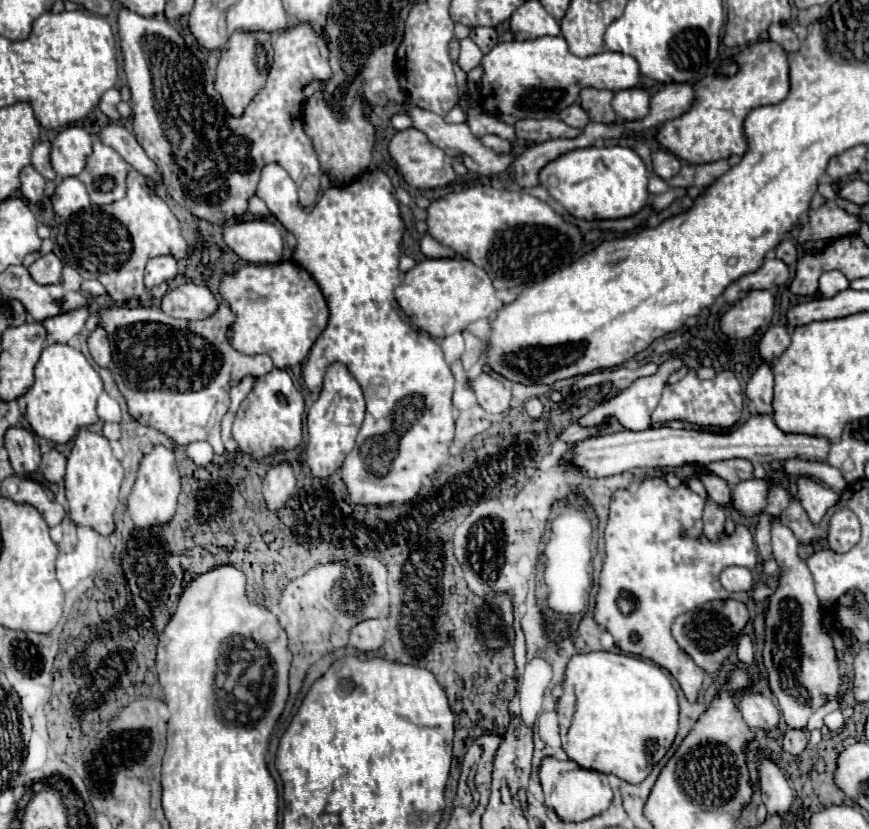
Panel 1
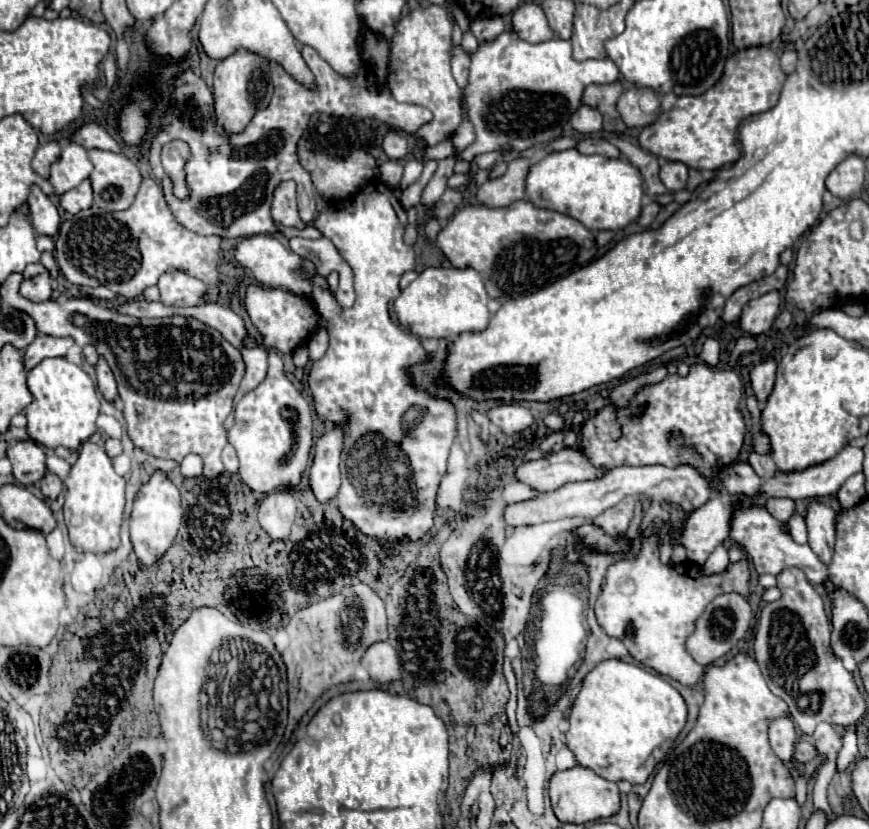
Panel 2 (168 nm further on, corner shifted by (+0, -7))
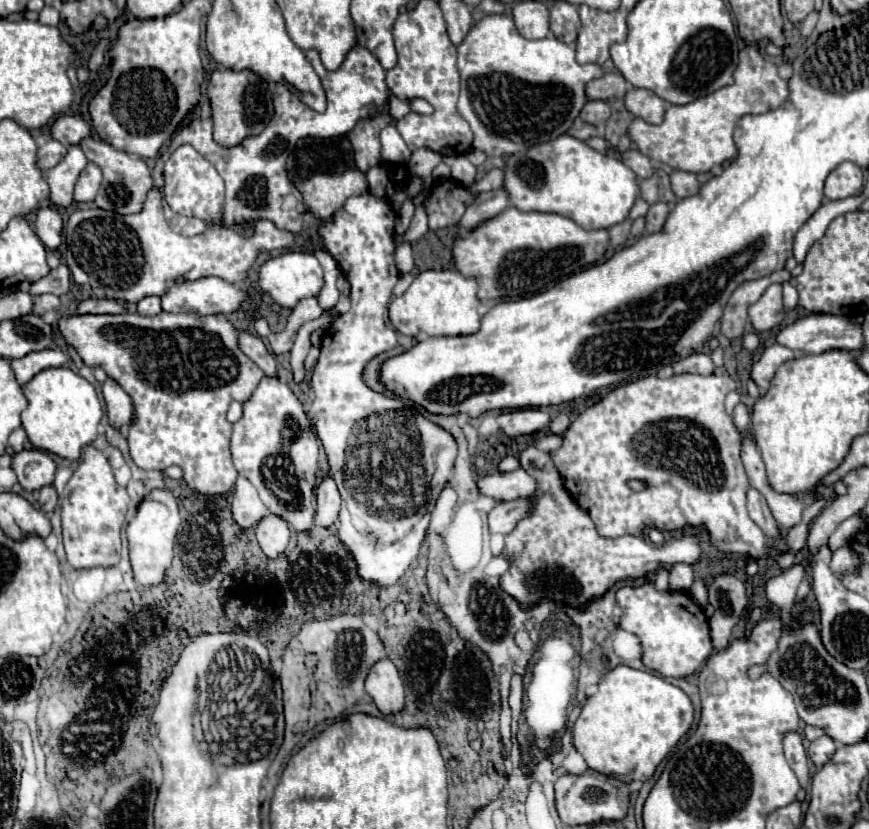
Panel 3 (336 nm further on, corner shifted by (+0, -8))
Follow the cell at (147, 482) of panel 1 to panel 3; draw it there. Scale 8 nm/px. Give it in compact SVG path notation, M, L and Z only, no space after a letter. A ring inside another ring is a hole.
M168 489L150 491L144 497L144 501L138 505L136 515L130 519L126 527L126 535L130 543L130 563L138 583L156 585L164 579L164 573L170 567L174 555L178 527L180 527L180 513L178 513L178 501L172 495L172 491Z

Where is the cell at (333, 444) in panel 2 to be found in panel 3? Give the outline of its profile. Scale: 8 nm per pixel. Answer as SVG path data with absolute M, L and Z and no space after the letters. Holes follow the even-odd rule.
M326 473L316 489L316 499L318 499L318 507L316 507L316 523L322 527L330 527L336 523L338 519L338 511L340 511L340 493L336 489L336 483L332 481L332 475Z

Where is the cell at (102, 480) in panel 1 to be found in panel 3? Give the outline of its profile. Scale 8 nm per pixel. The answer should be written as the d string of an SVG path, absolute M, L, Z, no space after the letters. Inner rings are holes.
M88 445L82 461L60 495L66 557L72 567L112 567L120 561L120 531L126 517L128 493L114 481L112 467L102 451Z

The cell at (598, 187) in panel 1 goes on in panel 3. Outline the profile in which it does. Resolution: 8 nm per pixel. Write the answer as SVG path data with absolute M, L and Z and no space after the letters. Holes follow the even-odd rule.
M560 135L552 143L532 147L528 153L516 153L506 163L504 187L510 195L510 201L520 211L546 211L570 217L584 229L608 229L616 223L628 219L628 213L638 197L638 183L632 169L628 169L620 159L608 157L594 151L584 141L578 141L570 135Z

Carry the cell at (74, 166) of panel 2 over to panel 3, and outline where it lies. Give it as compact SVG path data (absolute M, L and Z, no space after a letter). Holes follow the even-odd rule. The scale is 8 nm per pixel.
M72 145L66 153L66 157L52 169L46 169L42 175L46 183L50 185L50 201L60 207L68 207L72 203L74 185L84 169L88 165L86 155L78 145Z

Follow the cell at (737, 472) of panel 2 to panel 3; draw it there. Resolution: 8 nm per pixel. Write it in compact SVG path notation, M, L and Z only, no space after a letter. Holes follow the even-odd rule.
M750 487L748 493L746 493L746 499L748 499L748 515L750 515L750 519L752 519L756 525L760 525L766 535L778 537L780 531L778 531L778 527L776 527L776 521L774 521L772 513L770 513L768 503L766 503L766 499L762 497L762 493Z

